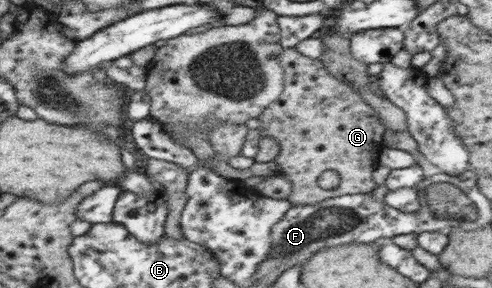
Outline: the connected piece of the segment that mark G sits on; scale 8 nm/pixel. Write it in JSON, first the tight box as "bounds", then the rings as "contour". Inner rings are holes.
{"bounds":[257,48,387,205],"contour":[[[288,48],[278,54],[278,61],[284,73],[284,90],[278,101],[270,103],[257,118],[261,123],[261,135],[274,137],[274,141],[278,141],[280,145],[280,153],[274,161],[280,165],[281,174],[292,184],[289,202],[292,205],[314,205],[336,196],[371,192],[376,186],[372,173],[378,166],[378,153],[383,147],[382,135],[387,128],[380,123],[377,112],[347,82],[329,75],[321,60],[306,57],[296,48]],[[328,169],[337,171],[340,176],[340,183],[336,188],[323,189],[316,182]]]}

